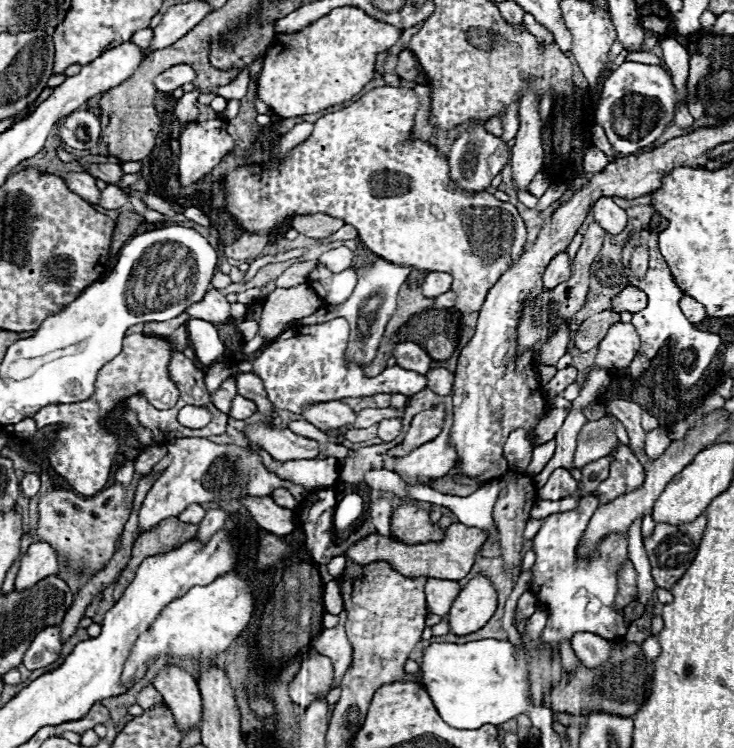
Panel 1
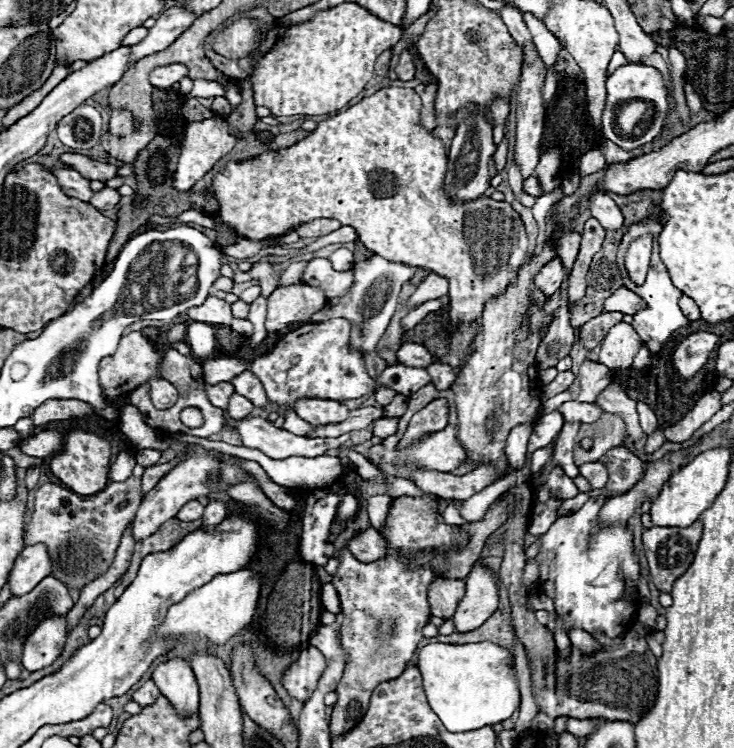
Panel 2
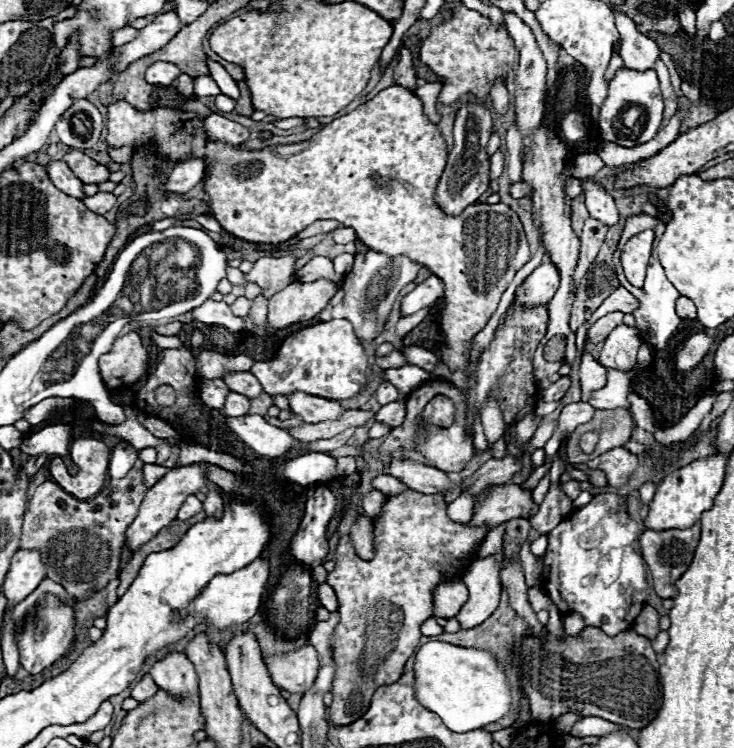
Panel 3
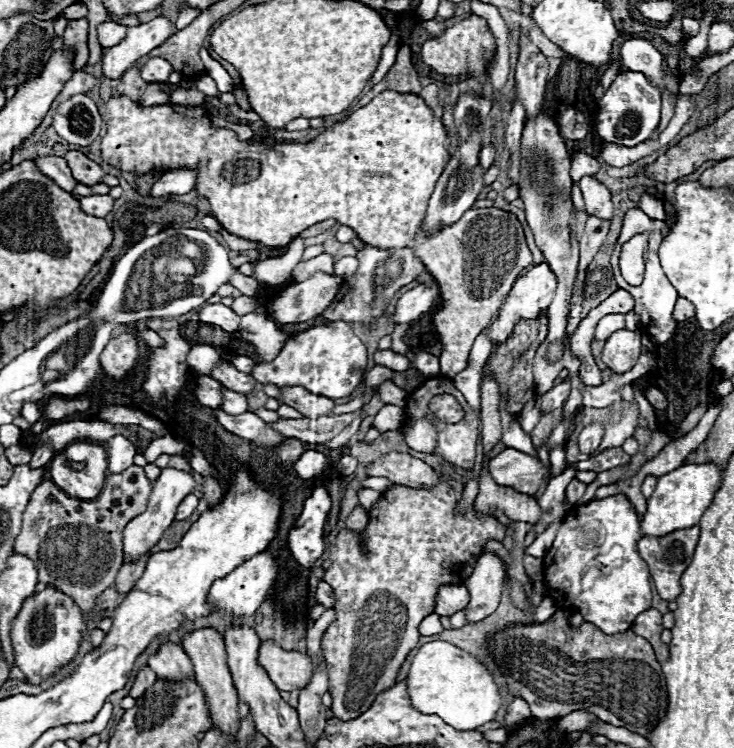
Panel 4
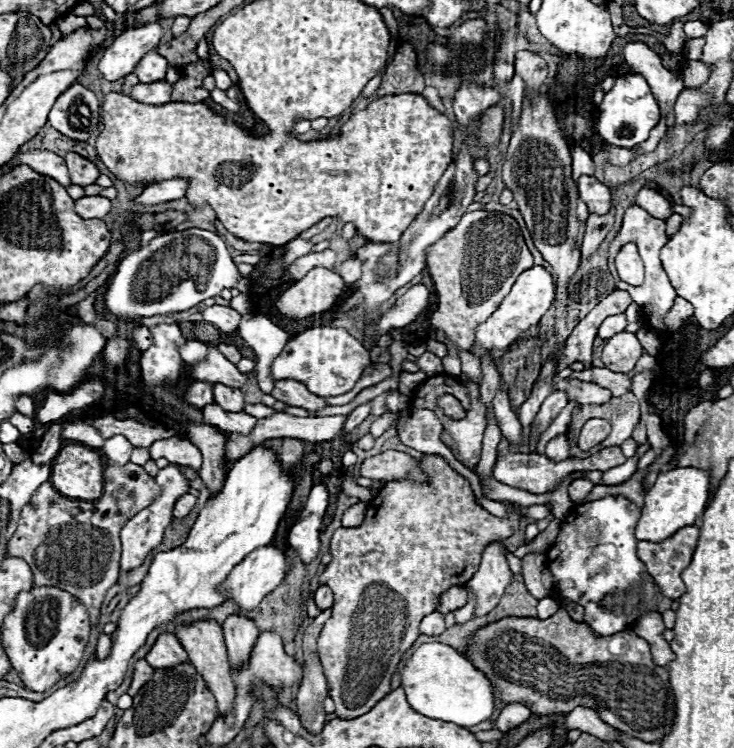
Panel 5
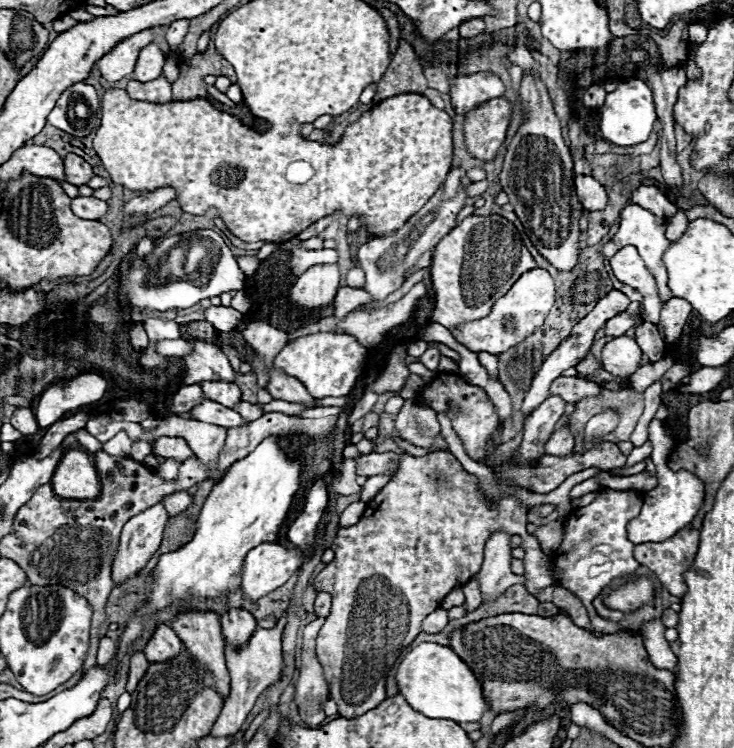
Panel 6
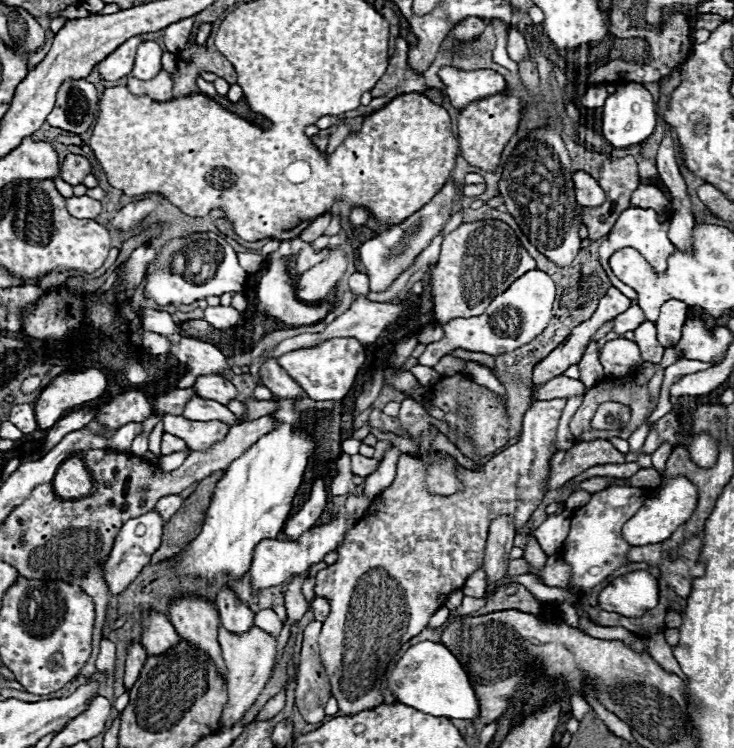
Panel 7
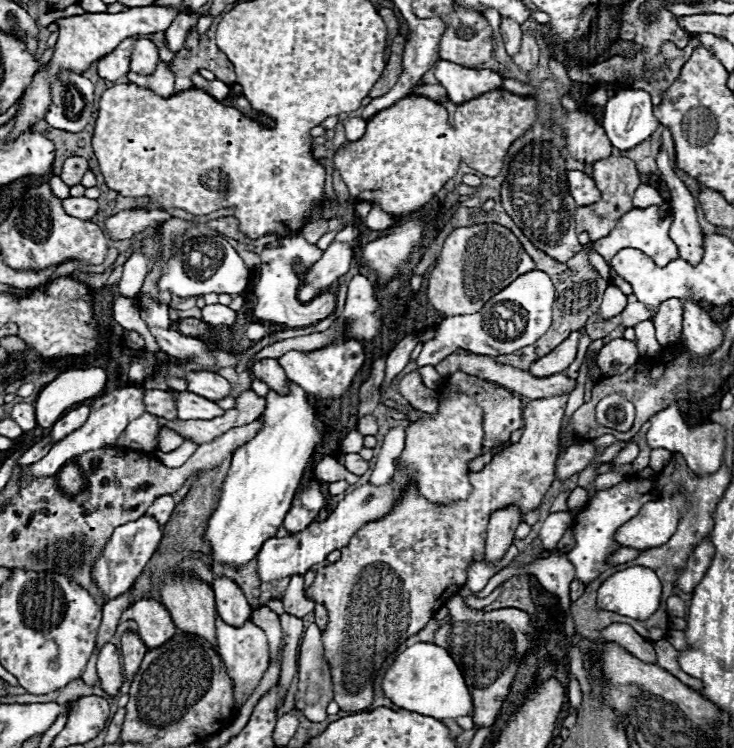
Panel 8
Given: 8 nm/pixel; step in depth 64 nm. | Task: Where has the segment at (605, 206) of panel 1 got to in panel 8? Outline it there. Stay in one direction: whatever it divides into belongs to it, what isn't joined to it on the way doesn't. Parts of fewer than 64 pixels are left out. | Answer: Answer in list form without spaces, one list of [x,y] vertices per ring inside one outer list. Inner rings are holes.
[[[572,170],[568,172],[568,182],[570,182],[570,192],[578,202],[578,206],[590,206],[600,200],[600,190],[596,188],[594,180],[588,174],[580,170]]]

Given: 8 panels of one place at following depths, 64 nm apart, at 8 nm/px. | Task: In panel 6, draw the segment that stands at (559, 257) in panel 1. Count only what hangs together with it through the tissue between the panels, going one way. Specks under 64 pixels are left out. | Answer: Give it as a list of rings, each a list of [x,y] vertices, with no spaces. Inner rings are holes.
[[[534,268],[534,270],[528,270],[526,274],[522,274],[518,278],[518,282],[514,282],[510,292],[494,304],[490,316],[478,320],[478,322],[462,324],[452,334],[460,344],[464,344],[472,352],[502,354],[508,348],[520,344],[536,328],[540,328],[548,310],[552,308],[552,304],[554,304],[554,280],[546,270]]]

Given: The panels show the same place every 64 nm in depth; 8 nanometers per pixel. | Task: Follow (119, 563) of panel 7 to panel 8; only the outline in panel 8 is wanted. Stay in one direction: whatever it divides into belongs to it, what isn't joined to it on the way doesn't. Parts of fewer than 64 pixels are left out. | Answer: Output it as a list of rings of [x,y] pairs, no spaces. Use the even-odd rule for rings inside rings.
[[[142,516],[138,520],[132,520],[132,522],[124,524],[124,526],[118,526],[114,530],[114,534],[108,540],[104,552],[94,562],[94,582],[98,584],[100,592],[108,600],[112,600],[112,598],[130,590],[134,580],[142,574],[142,568],[150,562],[152,554],[156,552],[156,548],[160,544],[160,538],[162,538],[160,524],[152,516]]]

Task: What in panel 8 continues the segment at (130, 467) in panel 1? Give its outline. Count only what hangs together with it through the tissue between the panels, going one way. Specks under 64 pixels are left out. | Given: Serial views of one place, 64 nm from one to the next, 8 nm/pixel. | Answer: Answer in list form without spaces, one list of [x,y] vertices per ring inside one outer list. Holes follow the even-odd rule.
[[[142,414],[142,418],[130,422],[124,428],[124,432],[116,440],[116,446],[128,448],[130,442],[138,442],[144,448],[144,452],[152,452],[156,432],[158,432],[158,418],[154,414]]]

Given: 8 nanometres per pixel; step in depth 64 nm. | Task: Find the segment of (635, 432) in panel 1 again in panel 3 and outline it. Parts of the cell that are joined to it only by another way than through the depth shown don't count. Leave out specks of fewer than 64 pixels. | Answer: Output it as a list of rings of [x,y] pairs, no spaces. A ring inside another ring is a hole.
[[[636,366],[630,372],[618,372],[618,370],[608,370],[608,384],[602,390],[596,390],[590,398],[590,404],[596,410],[616,410],[624,408],[630,410],[628,402],[628,388],[630,388],[630,378],[648,366]]]

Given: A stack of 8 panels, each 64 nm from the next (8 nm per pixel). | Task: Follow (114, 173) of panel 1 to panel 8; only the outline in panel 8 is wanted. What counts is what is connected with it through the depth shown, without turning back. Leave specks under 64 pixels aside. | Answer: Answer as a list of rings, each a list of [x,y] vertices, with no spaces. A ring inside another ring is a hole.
[[[70,156],[70,158],[64,160],[64,168],[62,168],[60,178],[64,180],[64,184],[76,186],[76,184],[80,184],[80,180],[82,180],[86,170],[88,170],[88,160],[86,158]]]

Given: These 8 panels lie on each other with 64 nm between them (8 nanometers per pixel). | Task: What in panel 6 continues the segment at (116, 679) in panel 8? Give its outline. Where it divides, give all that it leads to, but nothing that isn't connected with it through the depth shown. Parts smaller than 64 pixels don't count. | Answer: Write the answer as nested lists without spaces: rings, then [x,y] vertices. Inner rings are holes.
[[[104,636],[98,646],[98,664],[104,666],[106,662],[110,662],[114,658],[114,652],[116,652],[116,644],[108,636]]]

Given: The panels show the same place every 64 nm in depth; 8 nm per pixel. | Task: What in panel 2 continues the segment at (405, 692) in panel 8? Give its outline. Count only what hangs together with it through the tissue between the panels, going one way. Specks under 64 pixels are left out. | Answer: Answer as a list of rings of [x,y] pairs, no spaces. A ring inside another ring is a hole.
[[[494,642],[428,644],[418,654],[418,668],[428,704],[450,732],[468,732],[500,724],[520,708],[520,688],[512,656]]]

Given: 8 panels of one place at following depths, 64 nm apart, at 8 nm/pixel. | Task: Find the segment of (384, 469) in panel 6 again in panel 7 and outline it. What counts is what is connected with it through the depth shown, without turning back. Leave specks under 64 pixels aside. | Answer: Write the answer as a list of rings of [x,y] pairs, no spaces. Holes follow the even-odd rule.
[[[352,456],[352,472],[358,474],[358,476],[370,476],[372,472],[376,472],[380,466],[380,460],[378,458],[366,458],[366,456]]]

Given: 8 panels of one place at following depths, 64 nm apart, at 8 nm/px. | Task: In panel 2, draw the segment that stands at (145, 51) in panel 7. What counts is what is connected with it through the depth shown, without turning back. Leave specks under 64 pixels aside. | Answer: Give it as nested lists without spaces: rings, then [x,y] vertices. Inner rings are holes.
[[[170,64],[170,66],[160,66],[150,74],[150,82],[152,86],[160,88],[160,90],[170,90],[176,82],[180,82],[182,78],[188,76],[188,68],[182,64]]]

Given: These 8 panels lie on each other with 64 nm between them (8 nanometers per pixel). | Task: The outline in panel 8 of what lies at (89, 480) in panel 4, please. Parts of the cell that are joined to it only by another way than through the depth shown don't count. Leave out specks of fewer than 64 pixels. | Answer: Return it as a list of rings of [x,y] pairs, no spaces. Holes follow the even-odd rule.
[[[68,462],[66,466],[62,466],[60,472],[56,474],[56,482],[58,482],[58,488],[68,496],[76,496],[86,488],[86,480],[76,462]]]

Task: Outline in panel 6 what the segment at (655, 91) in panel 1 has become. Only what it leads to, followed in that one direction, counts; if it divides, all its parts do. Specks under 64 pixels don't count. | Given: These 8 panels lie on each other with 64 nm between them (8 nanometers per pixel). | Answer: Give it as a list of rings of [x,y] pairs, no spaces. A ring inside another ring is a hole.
[[[626,78],[620,80],[616,90],[610,92],[606,96],[602,110],[602,118],[600,118],[600,132],[604,136],[604,140],[628,148],[634,144],[640,144],[644,140],[648,140],[654,124],[656,124],[656,110],[654,110],[654,100],[652,100],[652,90],[648,88],[648,84],[640,78]]]

